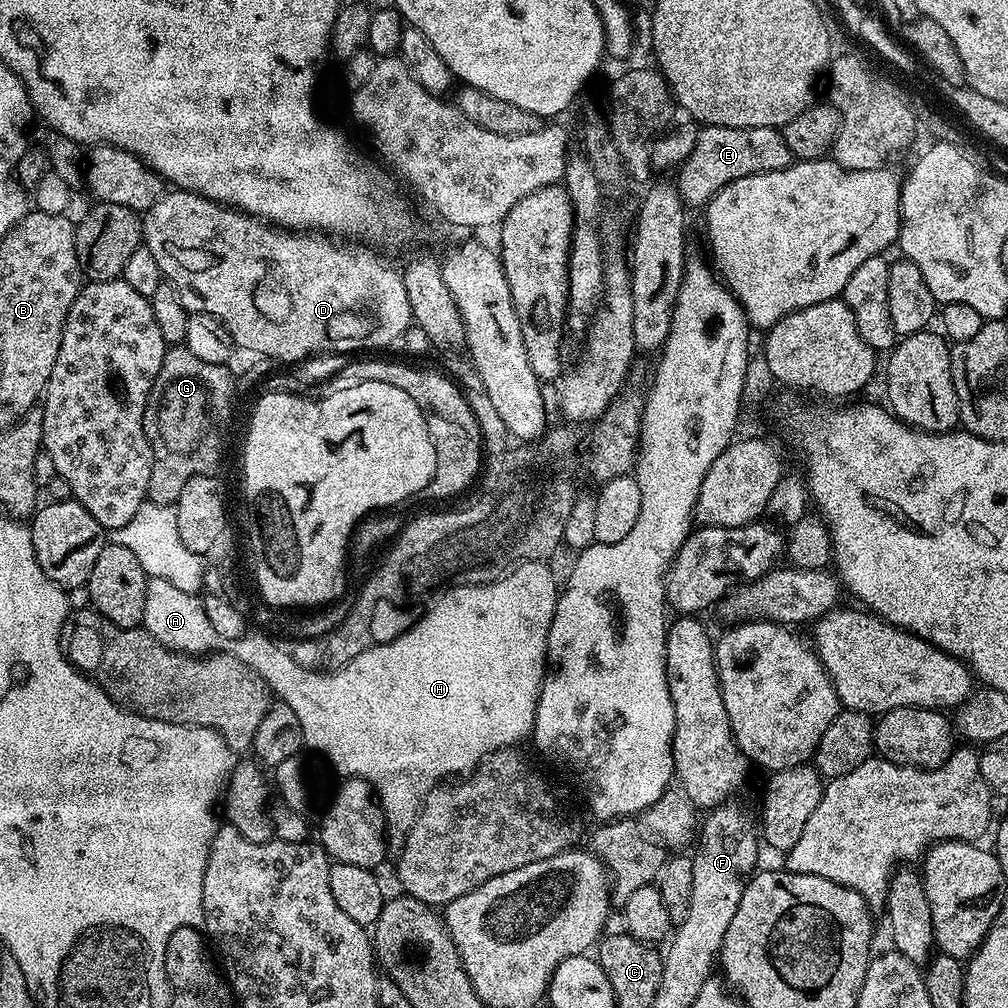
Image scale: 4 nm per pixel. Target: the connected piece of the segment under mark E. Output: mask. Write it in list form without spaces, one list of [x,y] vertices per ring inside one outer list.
[[[709,124],[699,129],[700,133],[695,133],[693,150],[684,162],[679,165],[678,173],[674,177],[676,188],[680,192],[680,198],[685,205],[700,204],[707,205],[718,190],[722,190],[731,180],[753,176],[759,172],[773,172],[782,170],[793,163],[794,157],[790,146],[786,146],[783,131],[775,128],[731,128],[730,126],[714,126]]]

